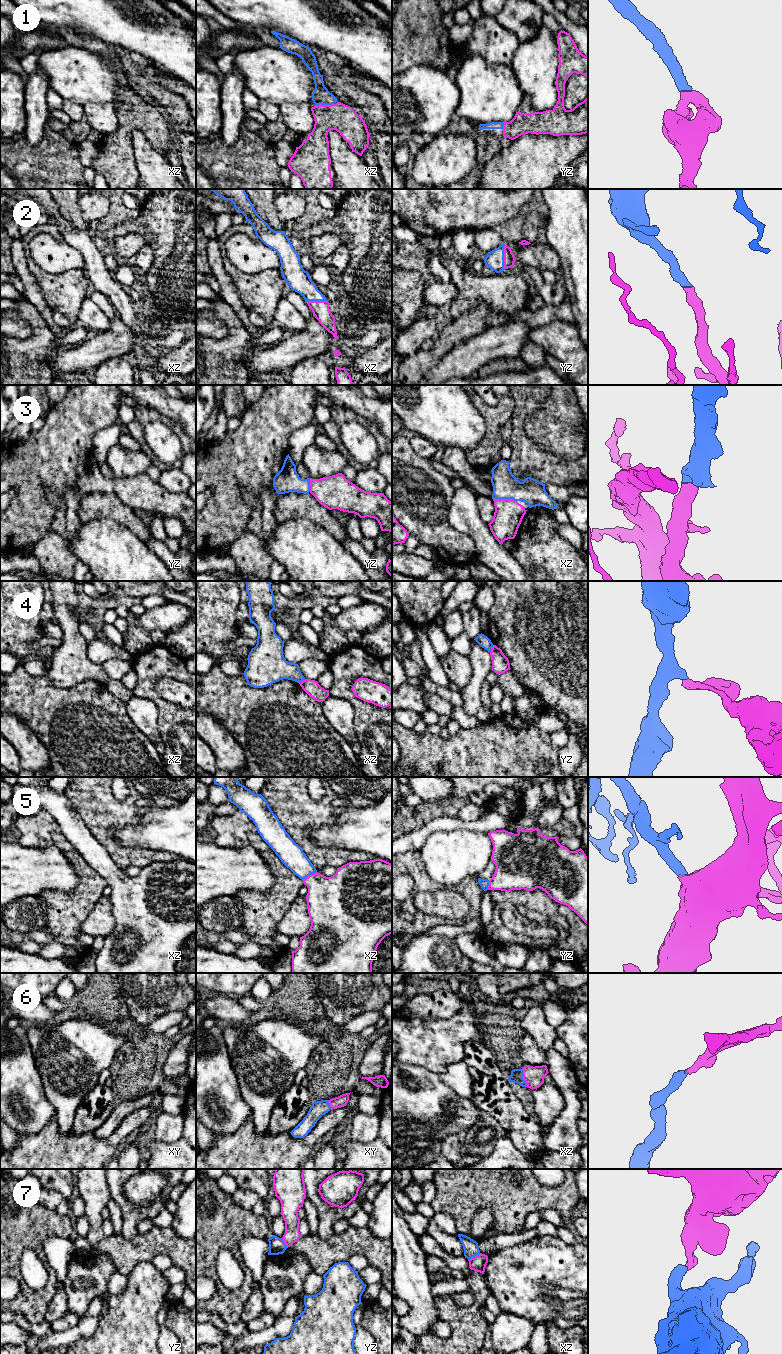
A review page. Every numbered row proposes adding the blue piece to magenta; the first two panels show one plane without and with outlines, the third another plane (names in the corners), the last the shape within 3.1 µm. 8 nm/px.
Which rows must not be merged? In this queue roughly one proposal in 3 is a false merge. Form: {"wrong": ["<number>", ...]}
{"wrong": ["4", "7"]}

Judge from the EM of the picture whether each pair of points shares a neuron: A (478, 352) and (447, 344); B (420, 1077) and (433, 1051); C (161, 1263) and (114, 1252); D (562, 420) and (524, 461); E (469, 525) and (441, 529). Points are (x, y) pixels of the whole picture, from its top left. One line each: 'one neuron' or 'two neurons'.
A: two neurons
B: two neurons
C: two neurons
D: two neurons
E: two neurons

